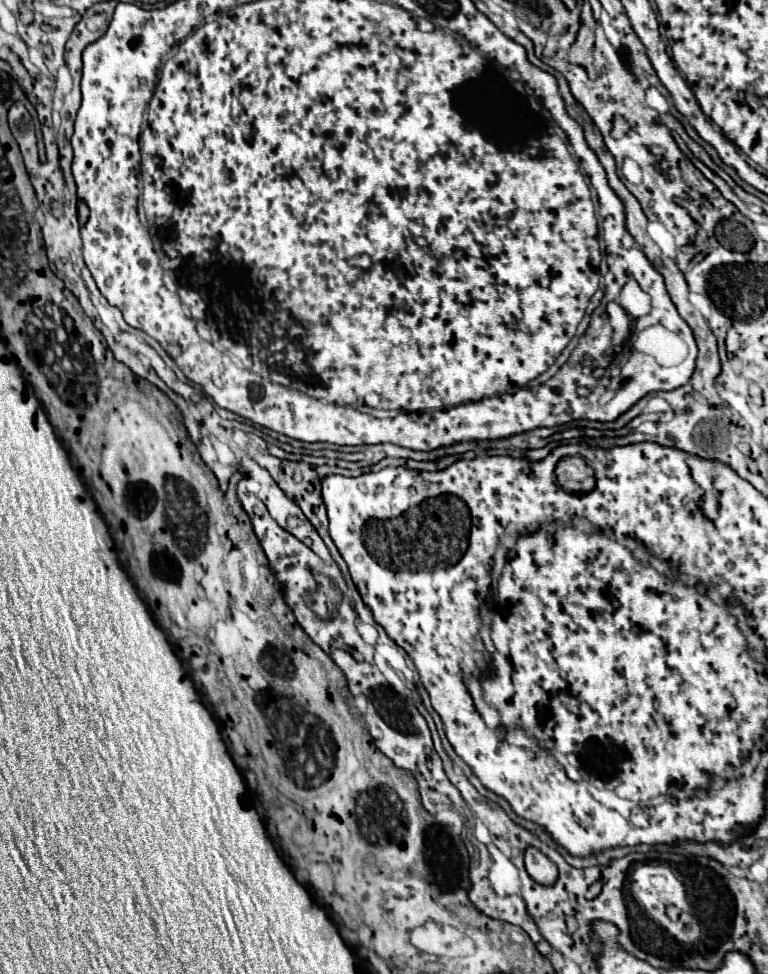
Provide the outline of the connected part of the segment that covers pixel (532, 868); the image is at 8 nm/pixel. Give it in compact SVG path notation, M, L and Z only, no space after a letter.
M528 847L526 849L526 857L524 857L524 863L526 863L526 871L528 875L542 883L542 885L552 885L558 877L558 869L556 865L544 855L540 853L536 847Z

